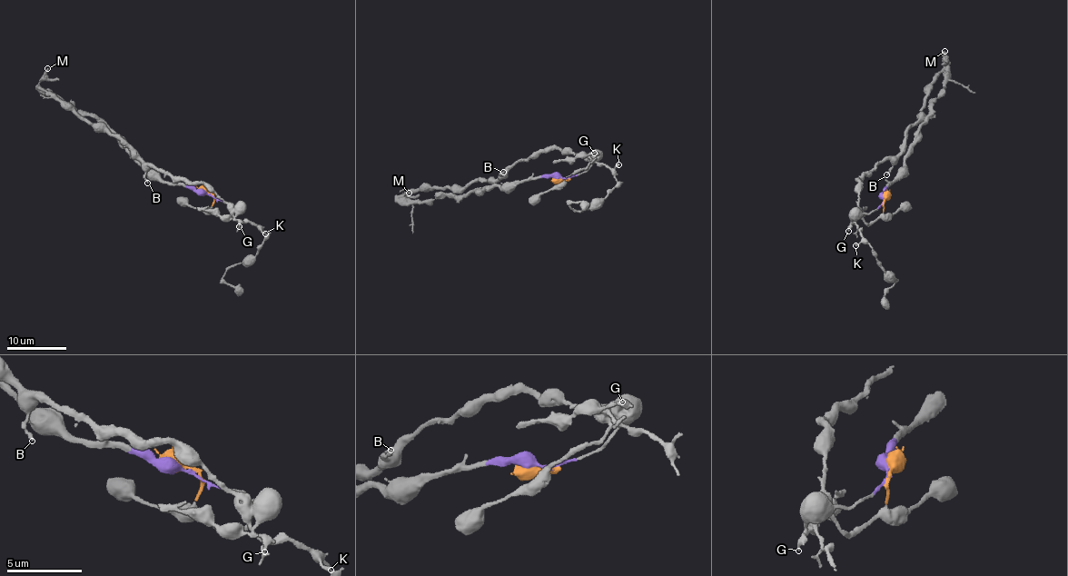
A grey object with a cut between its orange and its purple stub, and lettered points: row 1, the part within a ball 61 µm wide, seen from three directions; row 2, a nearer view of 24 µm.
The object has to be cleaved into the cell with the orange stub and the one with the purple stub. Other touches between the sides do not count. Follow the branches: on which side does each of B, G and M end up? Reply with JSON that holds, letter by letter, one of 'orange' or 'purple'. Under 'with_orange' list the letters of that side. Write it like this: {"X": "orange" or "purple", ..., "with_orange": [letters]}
{"B": "orange", "G": "purple", "M": "purple", "with_orange": ["B"]}

